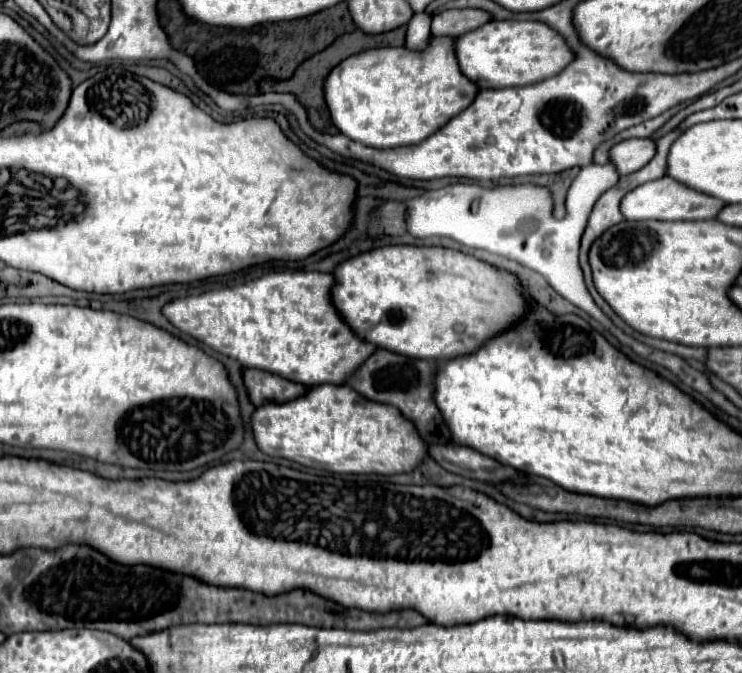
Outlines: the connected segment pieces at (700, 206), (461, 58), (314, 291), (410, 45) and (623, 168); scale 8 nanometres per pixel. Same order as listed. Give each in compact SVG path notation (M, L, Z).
M662 177L648 183L638 185L636 189L628 191L620 203L620 213L626 221L696 221L696 219L712 219L718 215L718 211L724 207L720 199L712 199L710 195L692 191L688 187L682 187L682 183L674 183L674 179Z
M490 21L478 29L472 29L460 37L454 37L454 51L464 77L478 85L478 89L500 89L510 85L530 85L536 81L544 81L550 75L560 73L560 69L570 63L572 53L566 47L564 39L540 21Z
M280 271L268 273L242 285L222 287L200 295L178 297L162 307L164 317L182 333L206 343L210 349L240 361L244 367L254 367L280 375L289 381L302 383L307 387L334 383L340 385L344 379L364 363L366 355L376 351L374 345L362 343L350 327L346 327L330 303L330 287L334 277L318 271Z
M426 13L412 15L412 19L408 21L408 27L406 27L404 47L408 51L424 51L426 47L430 47L430 41L432 41L430 15L426 15Z
M626 139L610 149L610 161L618 175L630 175L644 167L656 153L652 139Z

